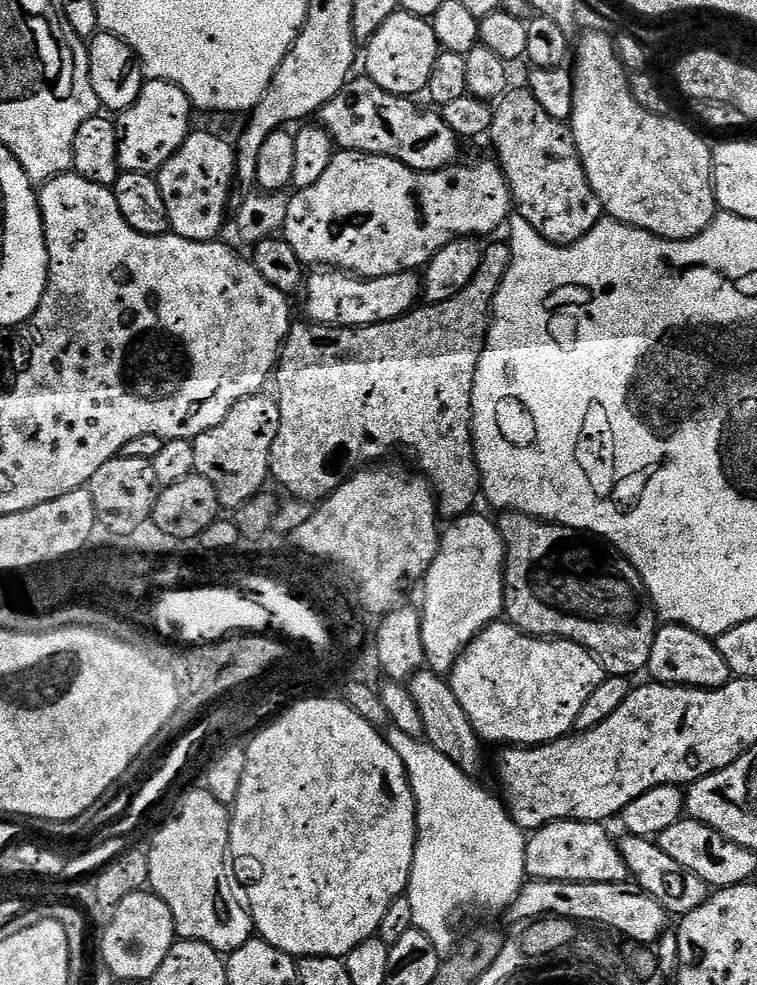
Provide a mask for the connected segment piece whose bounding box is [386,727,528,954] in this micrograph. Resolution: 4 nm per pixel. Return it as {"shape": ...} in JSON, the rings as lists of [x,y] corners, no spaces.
{"shape":[[[394,727],[387,729],[386,739],[394,754],[402,758],[402,766],[408,775],[416,803],[416,849],[406,893],[414,913],[414,928],[426,934],[426,938],[434,942],[441,954],[447,954],[458,943],[458,935],[452,929],[456,912],[452,908],[440,908],[432,924],[432,888],[460,888],[460,904],[464,908],[471,904],[481,904],[484,908],[507,909],[526,882],[526,832],[513,822],[505,801],[499,795],[491,796],[482,785],[476,784],[480,782],[458,770],[458,766],[454,766],[446,754],[434,750],[434,746],[430,746],[427,740],[402,734],[402,730]]]}

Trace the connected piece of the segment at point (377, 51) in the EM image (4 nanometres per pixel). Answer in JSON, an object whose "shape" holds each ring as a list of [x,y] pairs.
{"shape":[[[406,11],[390,14],[382,26],[366,42],[362,52],[362,68],[369,80],[378,82],[382,90],[395,96],[416,98],[427,89],[430,74],[434,71],[434,58],[442,50],[431,23],[425,17]]]}

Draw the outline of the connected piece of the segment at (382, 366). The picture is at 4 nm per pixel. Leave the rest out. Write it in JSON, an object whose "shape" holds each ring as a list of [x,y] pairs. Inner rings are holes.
{"shape":[[[500,242],[500,244],[488,244],[484,249],[484,257],[482,258],[482,266],[478,266],[478,274],[474,274],[474,278],[470,278],[470,286],[466,286],[466,290],[462,290],[462,294],[454,294],[454,298],[450,298],[441,304],[424,304],[417,306],[412,311],[406,313],[404,316],[399,316],[396,320],[390,322],[382,322],[381,324],[371,324],[365,328],[328,328],[325,324],[313,324],[311,322],[293,323],[292,329],[288,331],[288,337],[284,340],[284,347],[280,349],[280,359],[274,369],[274,384],[276,380],[276,392],[274,391],[274,399],[276,405],[280,407],[280,425],[278,426],[278,438],[274,438],[274,446],[270,446],[270,466],[268,467],[271,479],[277,480],[286,491],[292,496],[297,496],[300,500],[316,500],[321,499],[320,488],[329,487],[328,481],[328,460],[332,460],[332,451],[334,450],[334,442],[342,442],[348,439],[349,442],[361,440],[361,438],[379,438],[379,440],[408,440],[408,444],[412,444],[412,448],[416,448],[416,452],[420,452],[420,460],[424,460],[424,464],[419,468],[423,473],[429,484],[432,485],[432,491],[436,498],[436,506],[441,517],[448,516],[449,521],[458,519],[459,516],[469,515],[473,511],[472,508],[476,504],[476,499],[481,499],[482,485],[480,483],[480,471],[476,465],[476,450],[472,447],[472,391],[476,385],[476,371],[478,370],[478,362],[482,358],[482,350],[484,349],[484,341],[488,339],[488,329],[490,327],[490,317],[492,314],[492,303],[498,294],[498,286],[502,282],[502,278],[508,269],[508,263],[512,261],[512,250],[508,247],[507,243]]]}

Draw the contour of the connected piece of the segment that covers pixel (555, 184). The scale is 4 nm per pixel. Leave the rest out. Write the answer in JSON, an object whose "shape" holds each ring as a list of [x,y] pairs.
{"shape":[[[527,87],[504,93],[492,114],[490,141],[512,195],[515,215],[526,218],[547,244],[578,242],[602,219],[602,209],[580,161],[571,127],[550,118]]]}

